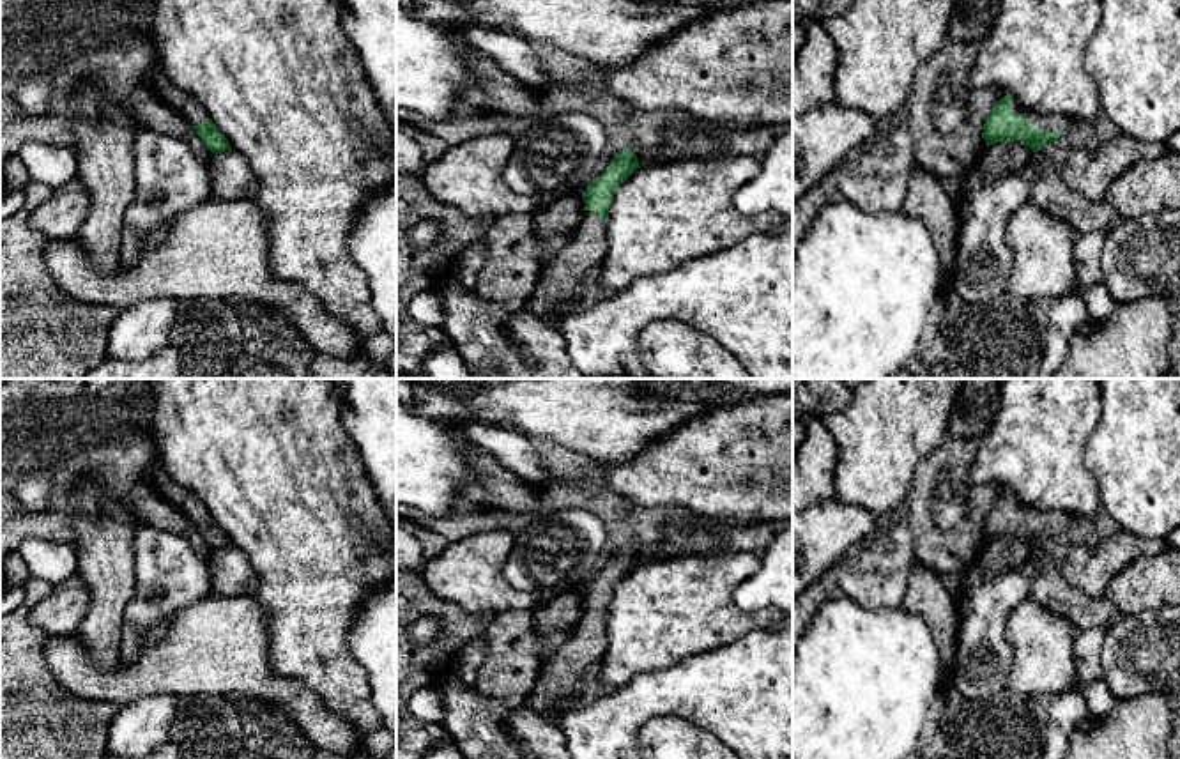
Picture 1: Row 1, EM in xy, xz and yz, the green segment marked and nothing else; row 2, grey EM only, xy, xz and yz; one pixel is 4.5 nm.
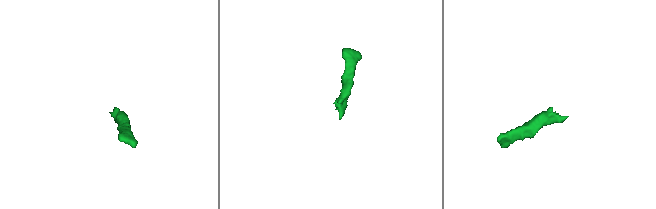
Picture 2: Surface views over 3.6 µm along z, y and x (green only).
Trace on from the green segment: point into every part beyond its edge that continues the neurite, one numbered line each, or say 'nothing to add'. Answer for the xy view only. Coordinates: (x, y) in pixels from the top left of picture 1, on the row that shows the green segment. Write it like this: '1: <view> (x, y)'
1: xy (190, 108)

